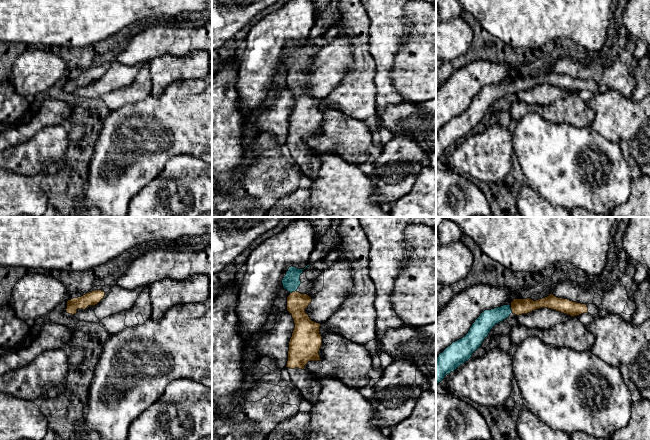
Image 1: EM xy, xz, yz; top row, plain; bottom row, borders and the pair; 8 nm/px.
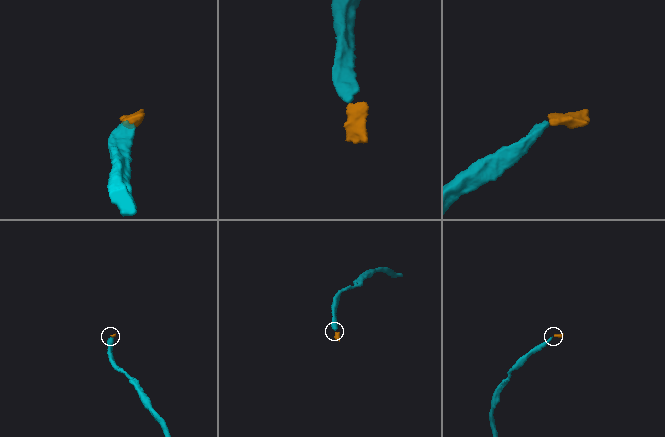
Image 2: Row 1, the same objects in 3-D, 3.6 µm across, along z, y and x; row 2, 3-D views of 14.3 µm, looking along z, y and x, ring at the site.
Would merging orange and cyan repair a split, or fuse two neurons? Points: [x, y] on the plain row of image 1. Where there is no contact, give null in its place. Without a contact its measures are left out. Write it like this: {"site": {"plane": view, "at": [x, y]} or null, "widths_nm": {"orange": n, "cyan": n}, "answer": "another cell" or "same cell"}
{"site": {"plane": "xz", "at": [293, 68]}, "widths_nm": {"orange": 160, "cyan": 140}, "answer": "same cell"}

